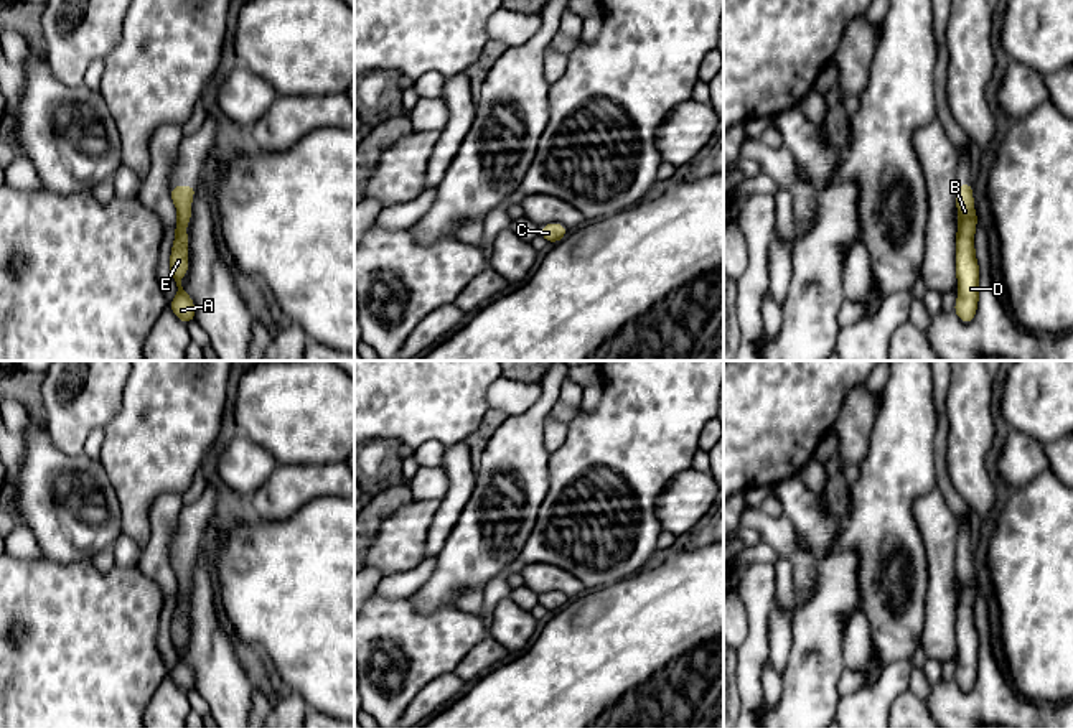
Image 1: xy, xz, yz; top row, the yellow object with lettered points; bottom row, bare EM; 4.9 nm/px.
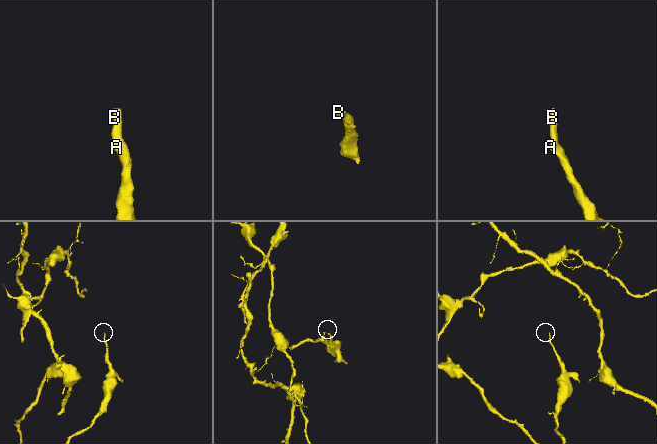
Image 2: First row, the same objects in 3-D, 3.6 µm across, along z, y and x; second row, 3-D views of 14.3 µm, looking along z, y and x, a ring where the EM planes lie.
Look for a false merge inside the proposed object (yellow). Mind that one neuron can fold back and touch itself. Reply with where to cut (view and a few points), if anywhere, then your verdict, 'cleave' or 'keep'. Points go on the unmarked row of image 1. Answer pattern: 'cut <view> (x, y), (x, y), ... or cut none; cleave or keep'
cut none; keep

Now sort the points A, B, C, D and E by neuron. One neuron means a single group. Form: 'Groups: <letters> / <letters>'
Groups: A B C D E

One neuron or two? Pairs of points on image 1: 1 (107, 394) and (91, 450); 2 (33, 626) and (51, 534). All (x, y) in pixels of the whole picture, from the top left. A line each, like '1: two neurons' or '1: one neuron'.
1: two neurons
2: two neurons

